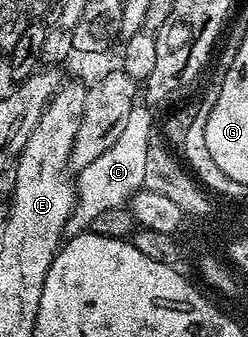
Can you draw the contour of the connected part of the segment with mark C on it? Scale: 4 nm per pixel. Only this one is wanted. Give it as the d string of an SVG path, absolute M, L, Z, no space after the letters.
M140 103L132 105L129 118L118 135L117 142L104 151L93 163L87 164L77 172L74 184L77 189L75 211L67 221L64 234L67 238L89 232L91 225L104 211L121 208L131 200L137 190L144 187L144 142L140 140Z

